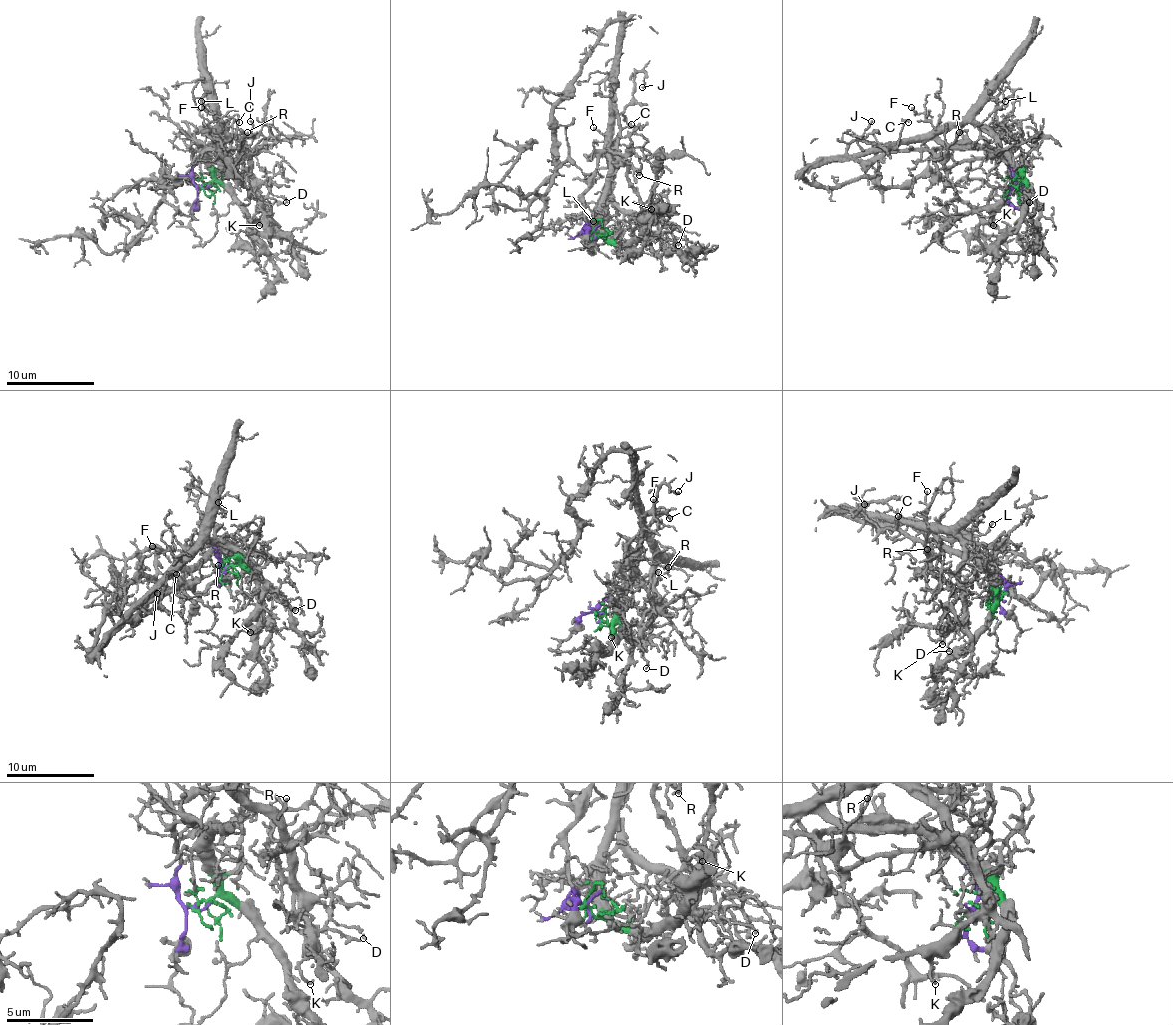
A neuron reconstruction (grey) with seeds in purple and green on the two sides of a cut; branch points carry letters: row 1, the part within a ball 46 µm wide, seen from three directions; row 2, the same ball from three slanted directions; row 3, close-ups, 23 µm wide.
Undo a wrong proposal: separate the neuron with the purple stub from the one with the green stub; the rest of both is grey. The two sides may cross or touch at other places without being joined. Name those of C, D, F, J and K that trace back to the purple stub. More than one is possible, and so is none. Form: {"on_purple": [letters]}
{"on_purple": ["C", "J"]}

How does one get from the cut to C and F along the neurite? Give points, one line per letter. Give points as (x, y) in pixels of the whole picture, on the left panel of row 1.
C: (201, 186), (194, 184), (192, 171), (194, 144), (227, 149), (231, 124), (238, 122)
F: (201, 186), (203, 177), (199, 160), (216, 144), (220, 127), (220, 120), (201, 107)

